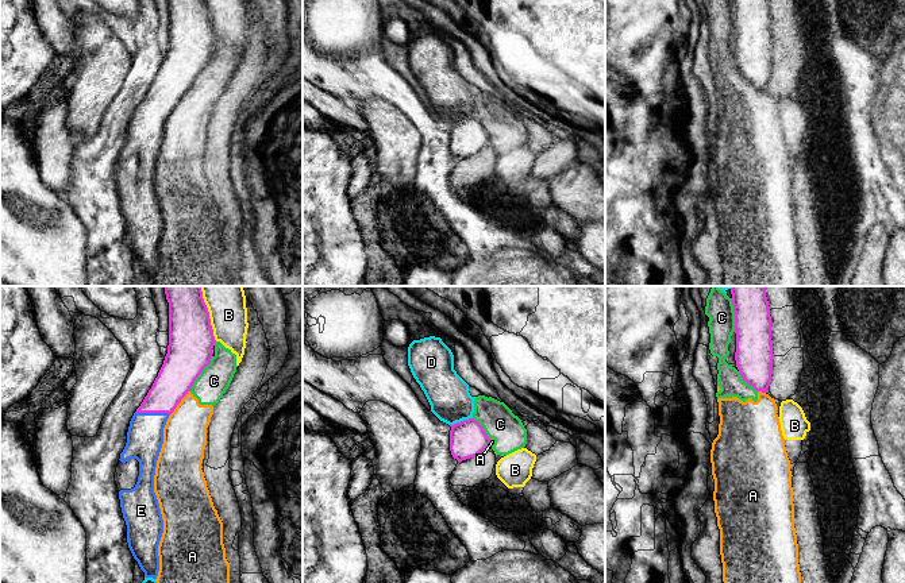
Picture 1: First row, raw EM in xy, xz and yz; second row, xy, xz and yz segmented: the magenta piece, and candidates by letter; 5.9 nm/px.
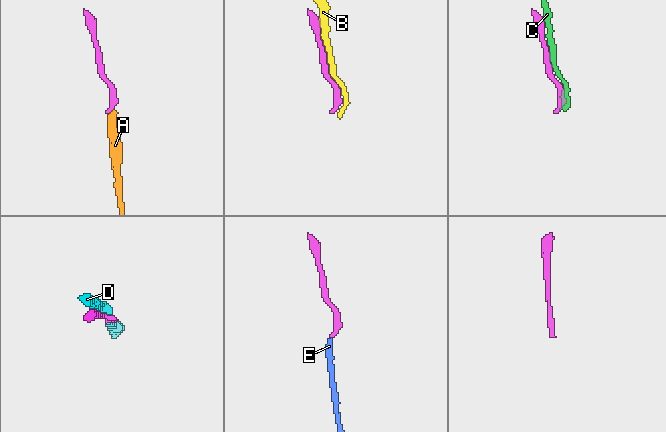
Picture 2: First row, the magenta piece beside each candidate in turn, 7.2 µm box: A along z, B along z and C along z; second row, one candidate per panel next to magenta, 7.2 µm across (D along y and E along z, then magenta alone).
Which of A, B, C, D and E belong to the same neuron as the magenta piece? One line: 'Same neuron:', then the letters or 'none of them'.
Same neuron: E

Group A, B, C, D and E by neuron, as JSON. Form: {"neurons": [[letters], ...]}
{"neurons": [["A", "C"], ["B"], ["D"], ["E"]]}

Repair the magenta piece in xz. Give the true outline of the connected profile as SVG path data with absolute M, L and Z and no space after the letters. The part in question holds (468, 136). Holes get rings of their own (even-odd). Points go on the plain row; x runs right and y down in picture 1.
M474 116L450 124L450 148L458 159L474 155L490 144L484 124Z

